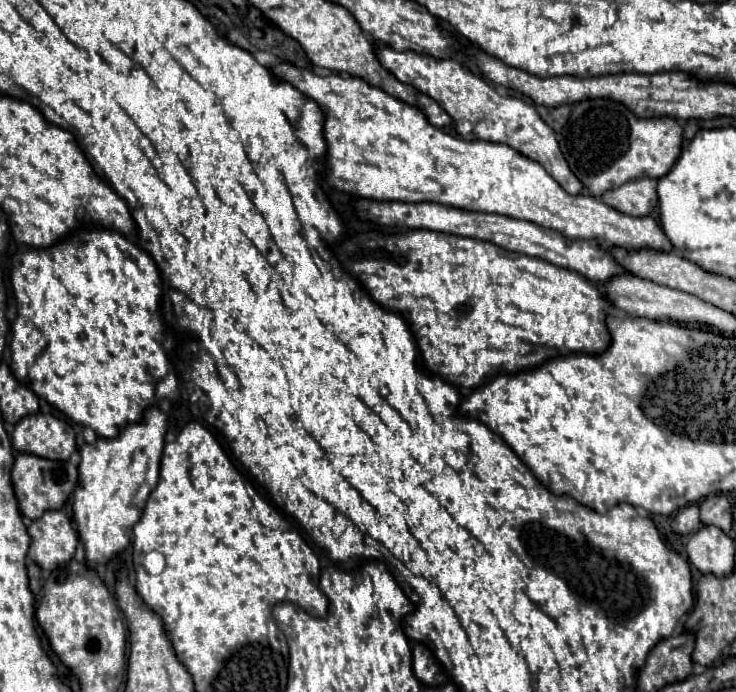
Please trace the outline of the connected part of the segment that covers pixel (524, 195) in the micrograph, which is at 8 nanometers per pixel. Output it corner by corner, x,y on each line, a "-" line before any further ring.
290,63
272,67
272,73
278,79
292,83
298,91
304,91
304,95
314,99
324,109
326,113
324,137
328,145
324,177
326,183
338,191
346,191
374,201
402,201
402,203
432,201
446,207
460,207
464,211
498,213
498,215
532,221
540,227
554,229
568,239
596,241
602,249
622,247
626,251
640,251
640,249
652,249
664,253
674,251
672,243
666,239
664,231
652,217
624,215
588,193
570,195
544,171
544,167
538,161
532,161
522,153
518,153
516,149
502,143
480,141
480,139
476,141
456,139
440,131
438,127
432,127
426,115
418,107
412,107
388,95
386,91
368,85
364,79
342,77
338,73
320,77
312,69
302,69

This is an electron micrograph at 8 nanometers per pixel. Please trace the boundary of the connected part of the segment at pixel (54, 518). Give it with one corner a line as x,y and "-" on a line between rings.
46,511
28,527
32,539
28,557
46,571
68,563
74,557
78,535
72,521
62,511

